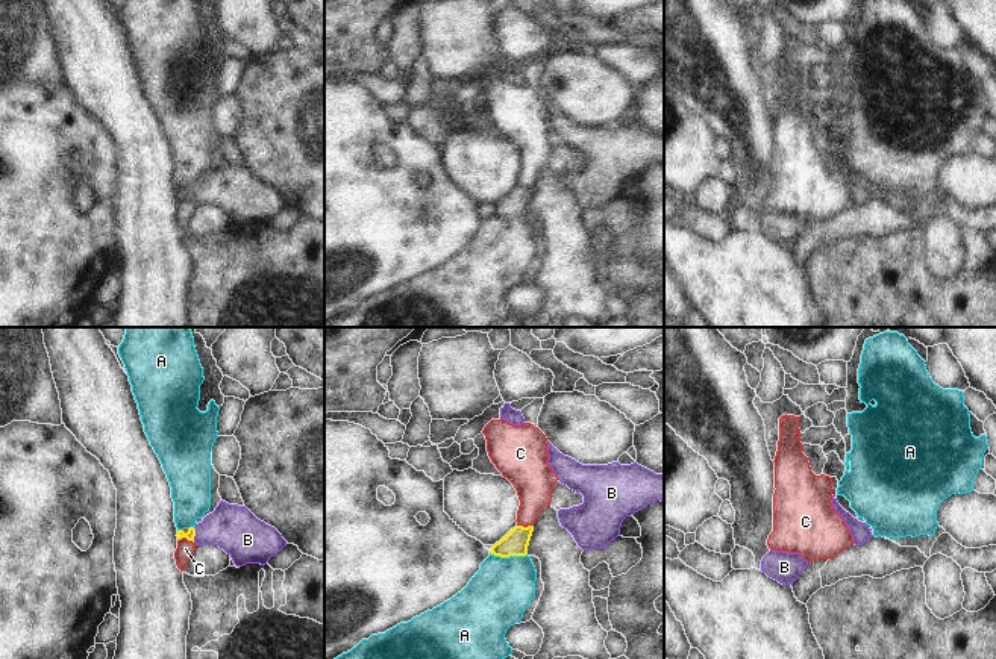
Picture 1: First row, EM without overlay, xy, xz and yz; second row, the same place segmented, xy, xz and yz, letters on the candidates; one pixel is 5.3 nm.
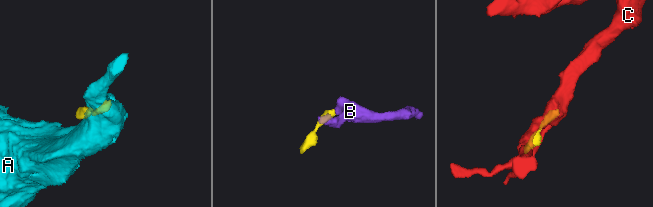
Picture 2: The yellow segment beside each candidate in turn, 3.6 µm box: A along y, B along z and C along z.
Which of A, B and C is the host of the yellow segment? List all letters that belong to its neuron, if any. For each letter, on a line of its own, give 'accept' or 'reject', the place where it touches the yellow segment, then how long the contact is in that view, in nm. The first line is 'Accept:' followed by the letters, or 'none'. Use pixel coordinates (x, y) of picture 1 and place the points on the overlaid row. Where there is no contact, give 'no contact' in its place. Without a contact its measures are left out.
Accept: B
A: reject; meets yellow in xz at (508, 556); contact 200 nm long
B: accept; meets yellow in xy at (194, 535); contact 80 nm long
C: reject; meets yellow in xy at (185, 537); contact 90 nm long

